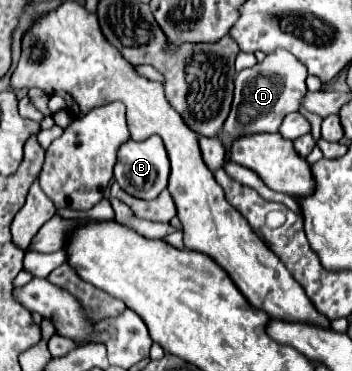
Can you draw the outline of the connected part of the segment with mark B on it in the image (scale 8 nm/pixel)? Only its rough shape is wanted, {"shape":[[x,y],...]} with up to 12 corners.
{"shape":[[160,137],[118,151],[116,183],[132,197],[156,199],[170,161]]}

